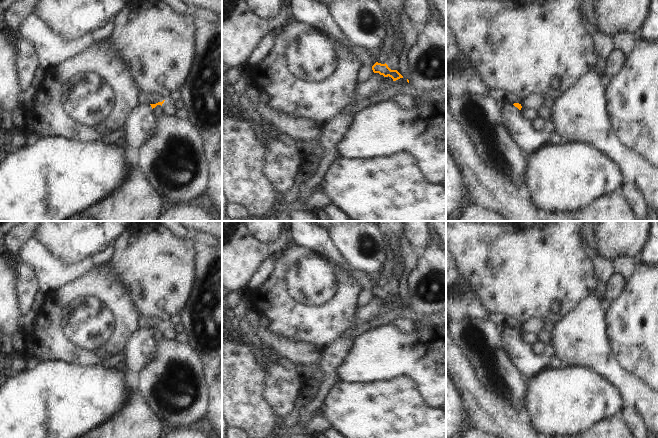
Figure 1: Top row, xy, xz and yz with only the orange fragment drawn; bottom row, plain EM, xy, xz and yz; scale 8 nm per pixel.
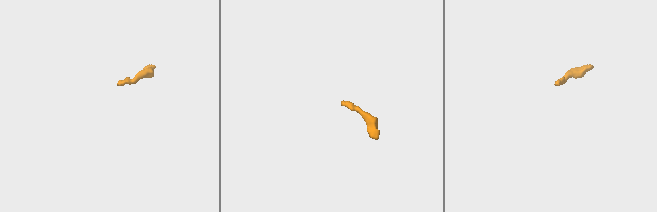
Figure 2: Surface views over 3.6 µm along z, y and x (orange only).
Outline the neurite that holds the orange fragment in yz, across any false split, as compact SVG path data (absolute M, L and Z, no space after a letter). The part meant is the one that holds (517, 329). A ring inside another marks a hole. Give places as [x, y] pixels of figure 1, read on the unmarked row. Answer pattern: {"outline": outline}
{"outline": "M519 327L508 328L501 334L502 342L513 364L526 380L537 376L548 368L549 358L536 354L532 346L520 339L522 330Z"}

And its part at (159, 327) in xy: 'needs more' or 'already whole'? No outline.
needs more

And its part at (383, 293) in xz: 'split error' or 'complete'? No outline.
split error

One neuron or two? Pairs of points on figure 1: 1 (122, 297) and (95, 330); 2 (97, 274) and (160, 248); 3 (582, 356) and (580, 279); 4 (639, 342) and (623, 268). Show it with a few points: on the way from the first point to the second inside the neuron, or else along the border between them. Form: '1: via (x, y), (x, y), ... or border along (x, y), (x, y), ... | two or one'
1: via (114, 305), (97, 322) | one
2: border along (107, 263), (125, 286) | two
3: border along (593, 295), (581, 299), (564, 316) | two
4: border along (636, 263), (633, 273), (627, 281) | two

